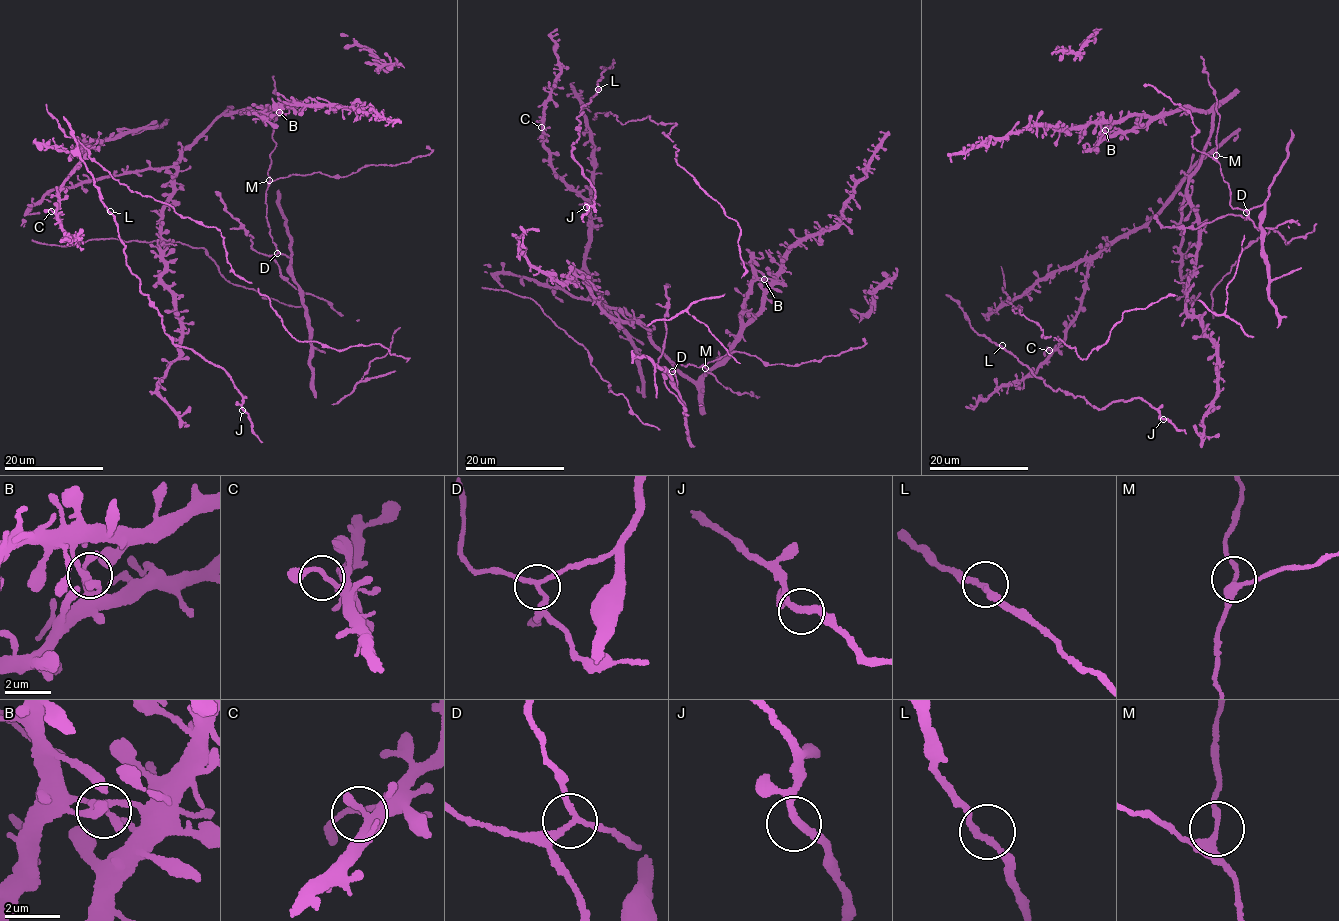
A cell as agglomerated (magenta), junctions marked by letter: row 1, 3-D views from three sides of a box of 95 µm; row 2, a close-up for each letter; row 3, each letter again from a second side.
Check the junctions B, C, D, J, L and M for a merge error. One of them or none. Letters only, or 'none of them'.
D

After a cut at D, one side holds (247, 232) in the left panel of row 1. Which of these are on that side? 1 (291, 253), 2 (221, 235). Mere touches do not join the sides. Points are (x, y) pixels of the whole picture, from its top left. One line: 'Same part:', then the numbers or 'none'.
Same part: none

